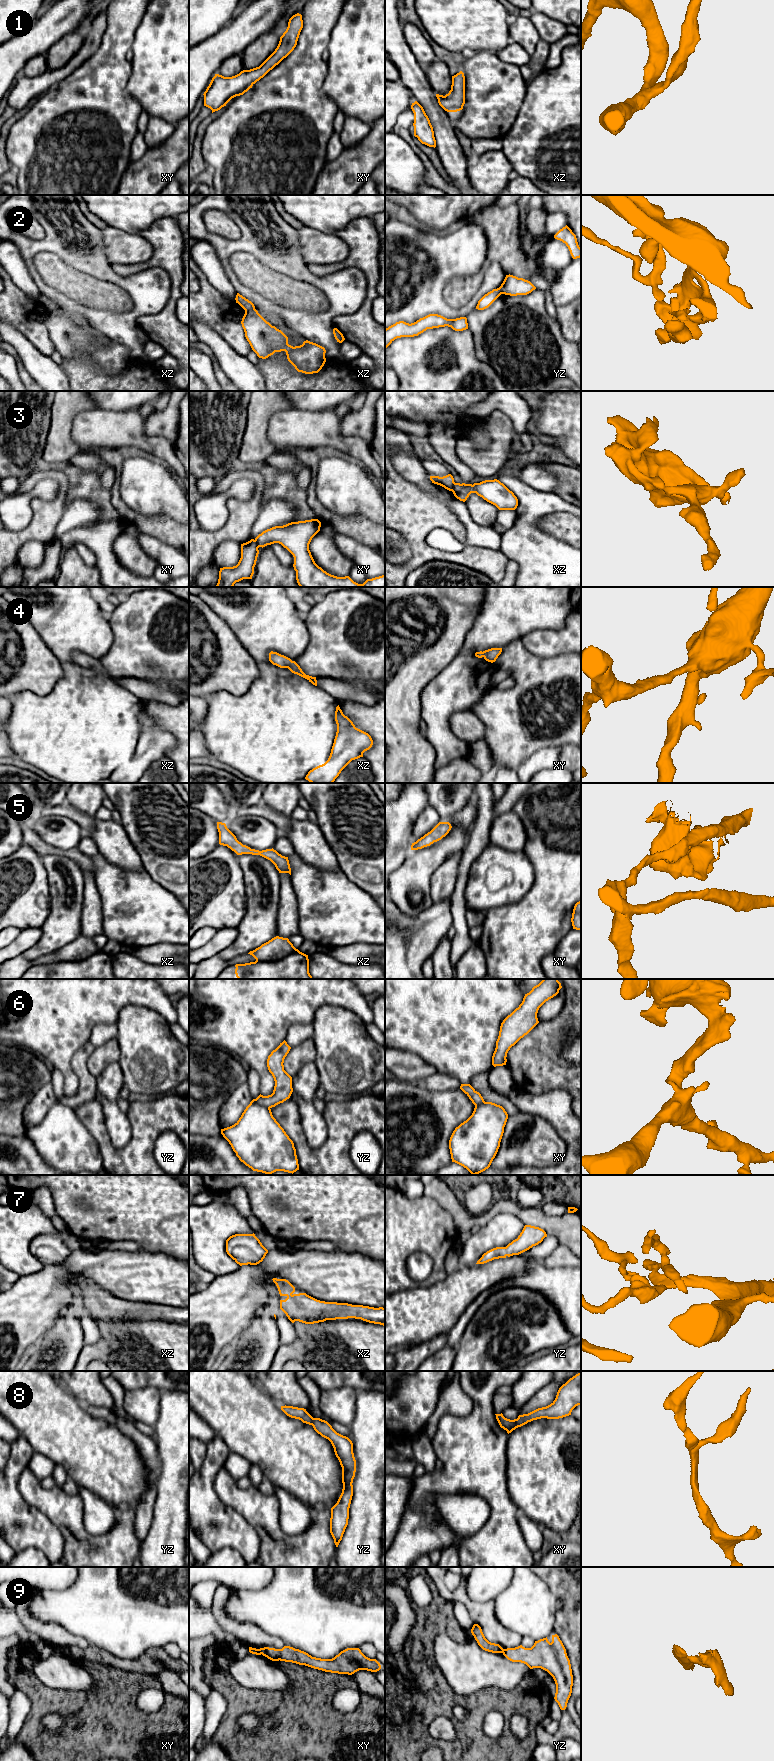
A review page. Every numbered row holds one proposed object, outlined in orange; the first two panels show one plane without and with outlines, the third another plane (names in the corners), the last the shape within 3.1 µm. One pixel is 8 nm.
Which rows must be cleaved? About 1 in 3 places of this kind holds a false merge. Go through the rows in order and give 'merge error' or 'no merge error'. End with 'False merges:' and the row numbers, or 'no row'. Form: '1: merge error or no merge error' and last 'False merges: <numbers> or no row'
1: no merge error
2: merge error
3: merge error
4: no merge error
5: no merge error
6: merge error
7: no merge error
8: merge error
9: merge error
False merges: 2, 3, 6, 8, 9

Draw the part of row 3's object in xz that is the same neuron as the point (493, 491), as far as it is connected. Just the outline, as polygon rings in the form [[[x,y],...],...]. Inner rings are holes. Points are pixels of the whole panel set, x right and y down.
[[[497,479],[485,480],[473,485],[454,483],[452,492],[457,499],[463,502],[471,493],[476,493],[499,510],[515,510],[518,506],[518,499],[514,493]]]

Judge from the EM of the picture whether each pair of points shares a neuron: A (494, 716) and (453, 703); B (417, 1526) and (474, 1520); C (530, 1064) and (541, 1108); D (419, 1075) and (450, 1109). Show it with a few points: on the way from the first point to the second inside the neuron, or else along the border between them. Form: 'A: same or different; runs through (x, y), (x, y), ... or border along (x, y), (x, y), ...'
A: different; border along (486, 691), (470, 710)
B: different; border along (441, 1514), (454, 1534), (454, 1539), (448, 1546)
C: different; border along (516, 1087), (532, 1093), (561, 1089)
D: different; border along (421, 1081), (419, 1083)

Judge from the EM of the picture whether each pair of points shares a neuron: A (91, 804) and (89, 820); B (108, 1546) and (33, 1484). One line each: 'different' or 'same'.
A: different
B: same

